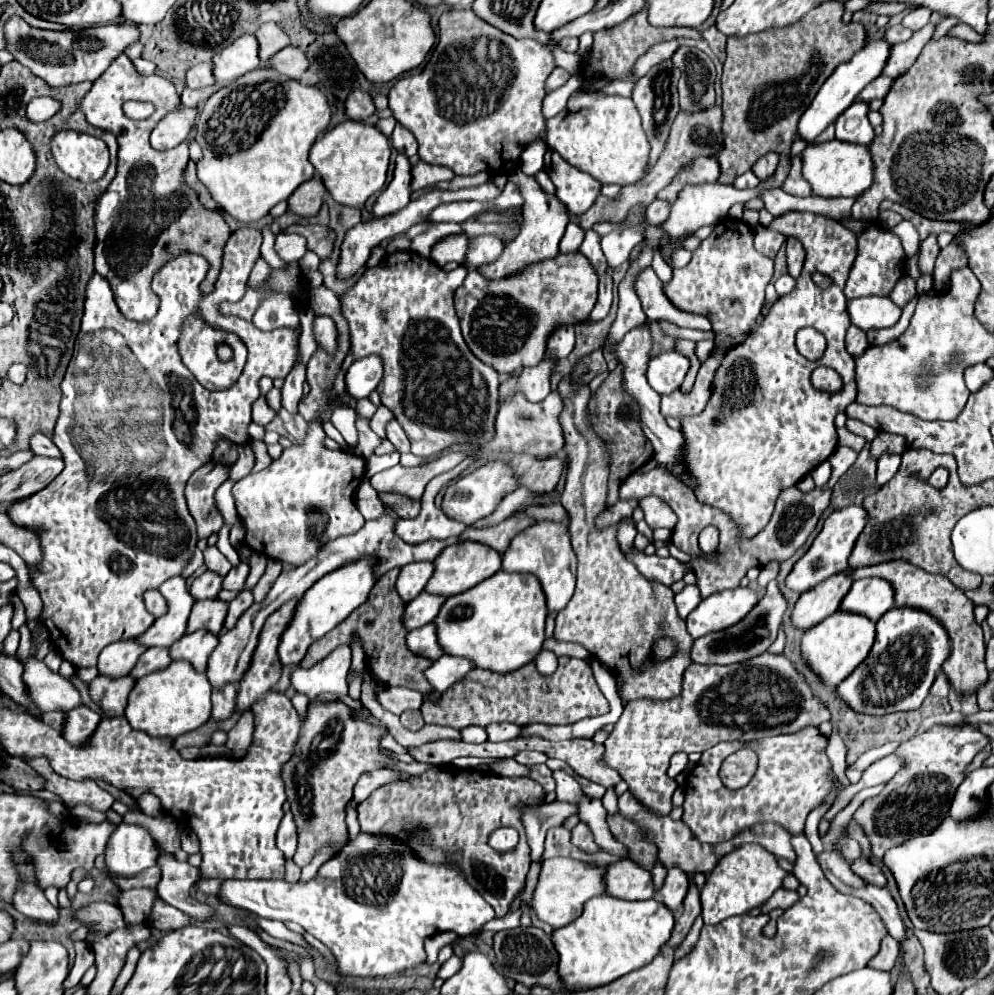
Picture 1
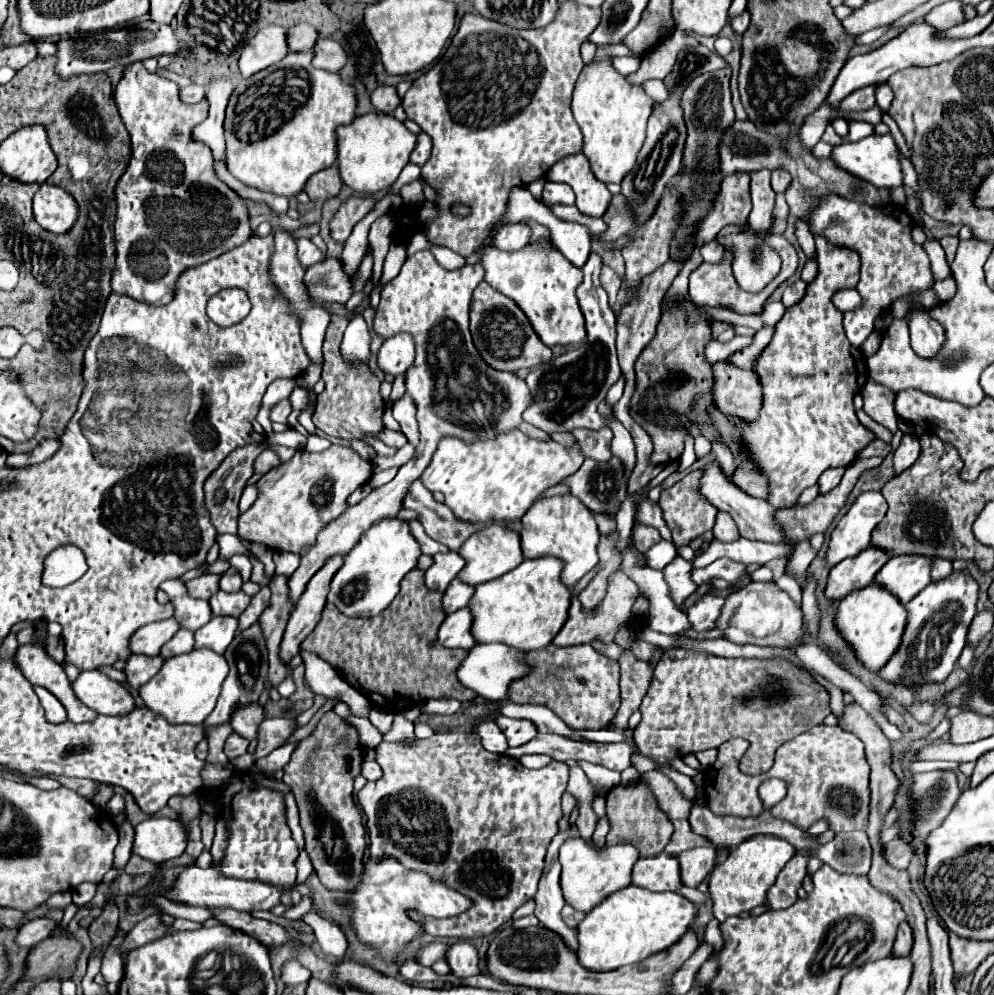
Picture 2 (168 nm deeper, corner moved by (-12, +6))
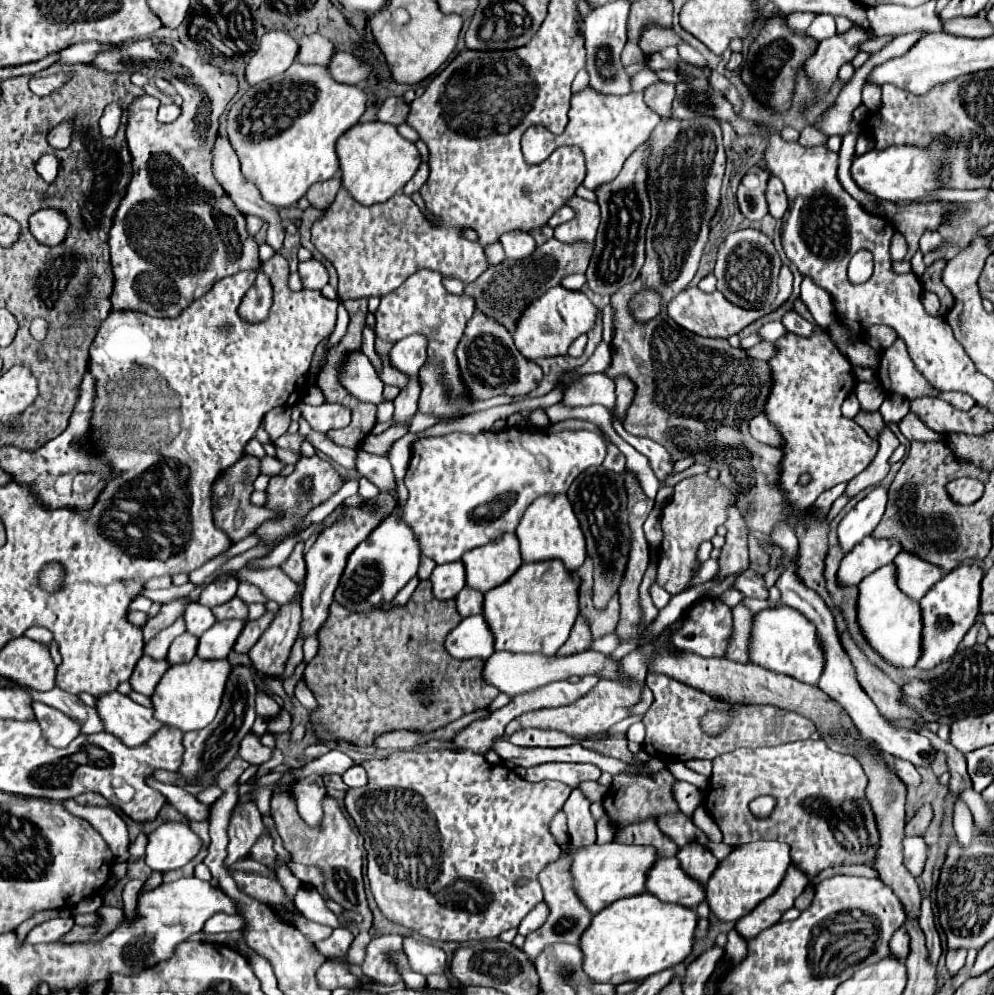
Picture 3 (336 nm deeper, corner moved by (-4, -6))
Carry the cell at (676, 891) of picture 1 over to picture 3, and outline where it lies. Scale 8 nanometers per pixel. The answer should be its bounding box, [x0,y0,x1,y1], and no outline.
[677,842,719,884]

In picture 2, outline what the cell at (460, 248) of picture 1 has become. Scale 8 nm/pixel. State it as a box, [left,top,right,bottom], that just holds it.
[477,238,585,346]

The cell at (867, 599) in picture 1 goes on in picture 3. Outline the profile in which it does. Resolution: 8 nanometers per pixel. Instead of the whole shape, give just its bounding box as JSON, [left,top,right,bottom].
[895,550,943,600]

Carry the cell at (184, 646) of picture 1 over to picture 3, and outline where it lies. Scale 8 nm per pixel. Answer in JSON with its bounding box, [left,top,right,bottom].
[197,620,245,658]

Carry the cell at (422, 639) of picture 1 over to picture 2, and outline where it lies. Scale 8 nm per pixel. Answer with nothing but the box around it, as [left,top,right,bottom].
[437,608,475,650]

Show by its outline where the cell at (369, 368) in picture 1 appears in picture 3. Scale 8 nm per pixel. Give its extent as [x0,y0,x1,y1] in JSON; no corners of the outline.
[389,334,427,376]

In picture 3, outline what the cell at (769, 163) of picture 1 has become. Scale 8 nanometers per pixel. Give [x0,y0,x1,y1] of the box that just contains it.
[767,176,789,220]

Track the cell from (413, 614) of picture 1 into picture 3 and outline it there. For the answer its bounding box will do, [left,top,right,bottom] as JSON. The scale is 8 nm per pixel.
[457,586,483,618]

